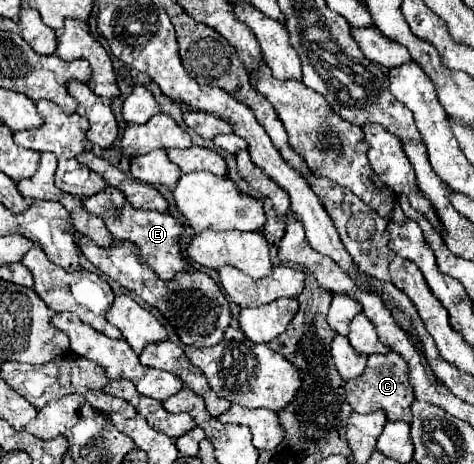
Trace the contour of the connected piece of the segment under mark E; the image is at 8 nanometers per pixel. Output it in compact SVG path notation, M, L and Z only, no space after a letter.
M112 186L104 190L104 194L94 194L94 198L84 202L84 208L102 218L110 230L110 234L116 240L128 240L134 242L140 248L140 258L146 262L162 280L174 280L178 272L184 272L188 262L182 256L180 248L180 236L184 232L184 226L172 218L170 214L160 214L160 212L150 212L150 210L132 210L132 206L126 202L124 194Z

